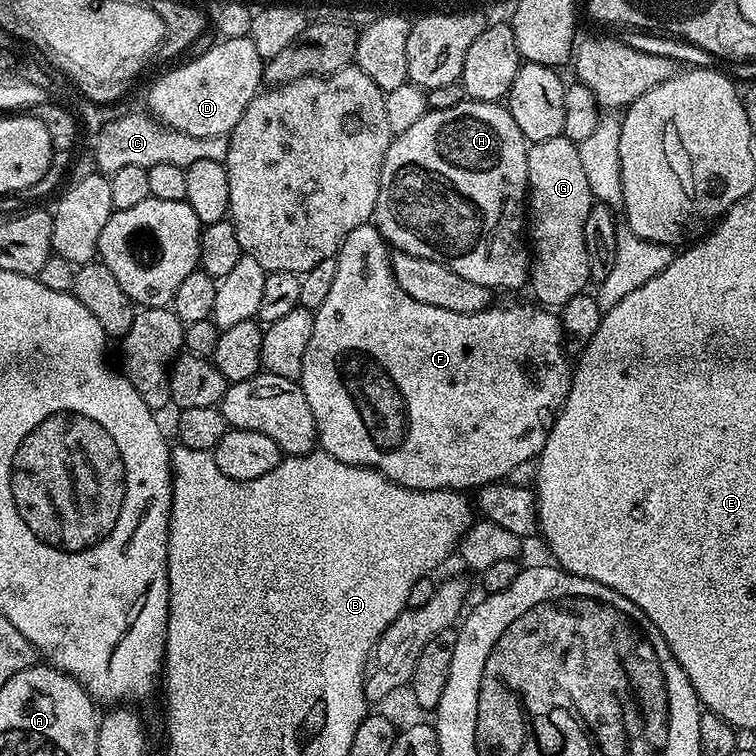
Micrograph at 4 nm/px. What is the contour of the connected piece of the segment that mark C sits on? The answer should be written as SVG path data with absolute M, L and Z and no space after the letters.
M141 112L116 116L101 126L96 136L96 145L92 148L92 156L101 173L110 174L114 170L122 170L122 166L142 166L148 169L150 166L158 166L158 162L170 162L185 169L202 158L210 158L210 162L223 162L226 158L227 136L182 134L173 128L165 128L159 120Z

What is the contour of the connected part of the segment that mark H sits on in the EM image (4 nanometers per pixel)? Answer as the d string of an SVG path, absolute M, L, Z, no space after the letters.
M466 98L450 110L429 110L410 130L395 133L390 150L386 150L374 217L377 230L395 251L442 263L479 286L491 290L525 287L530 280L530 248L526 243L528 145L503 103Z

